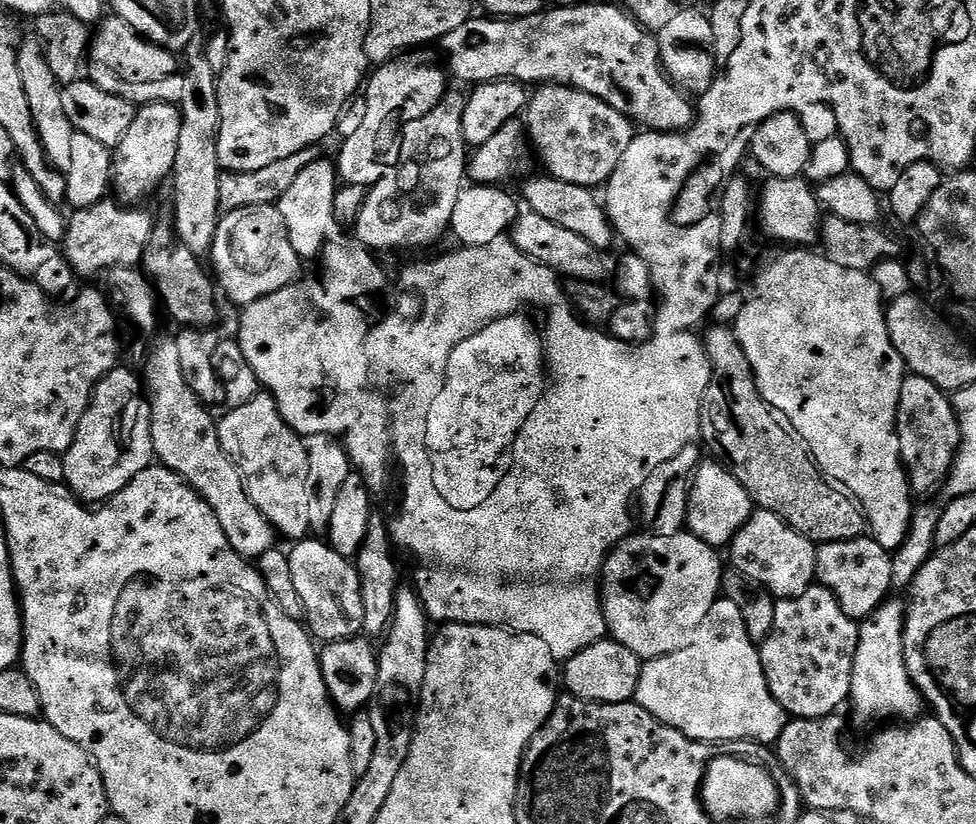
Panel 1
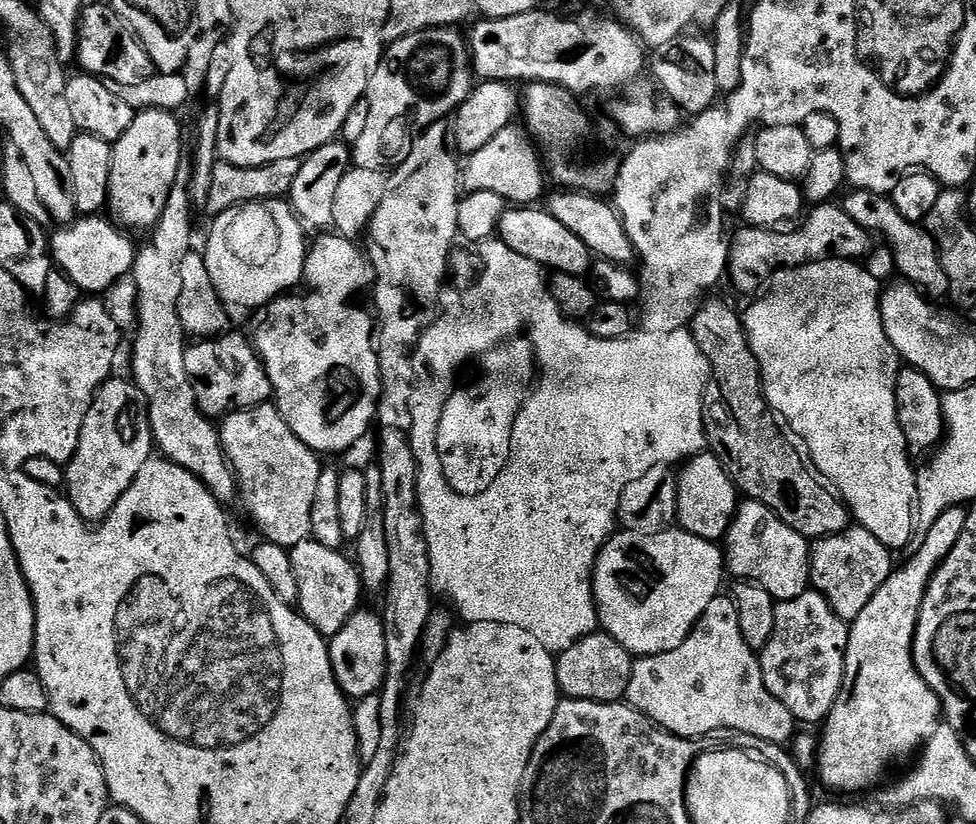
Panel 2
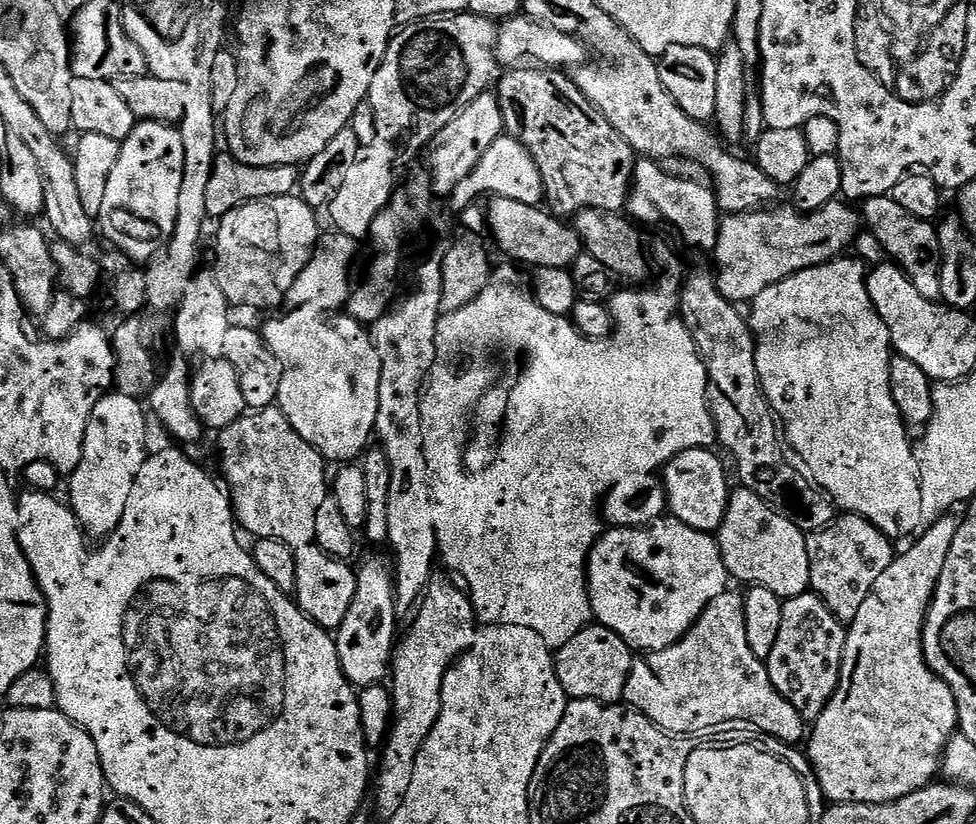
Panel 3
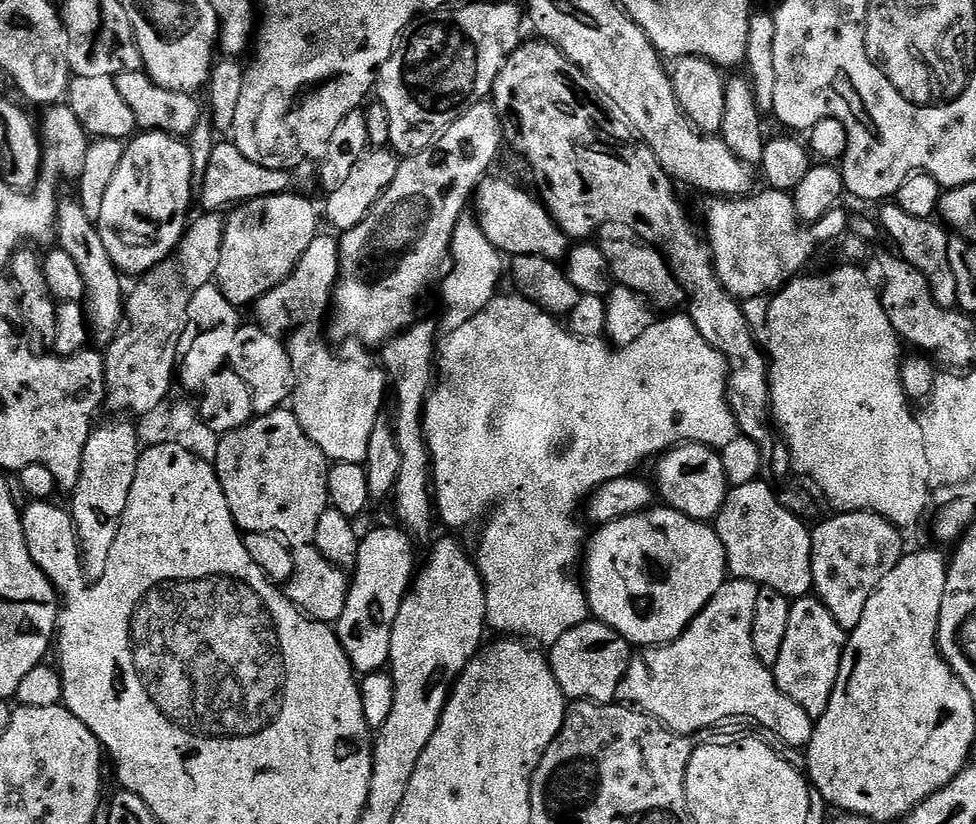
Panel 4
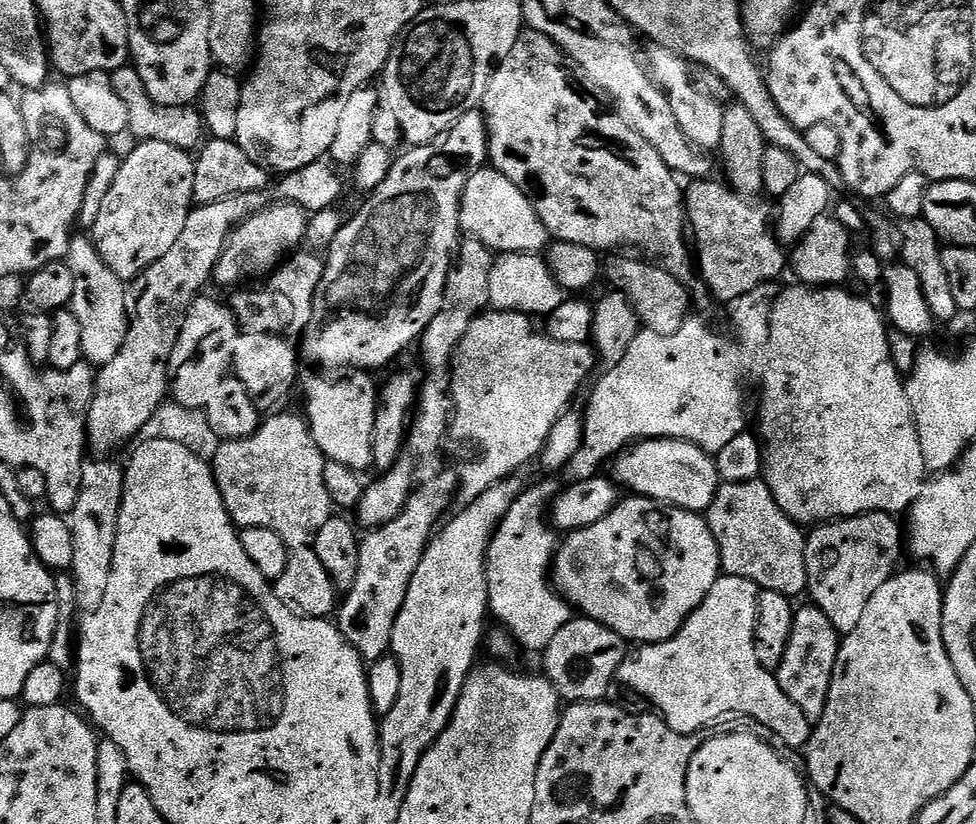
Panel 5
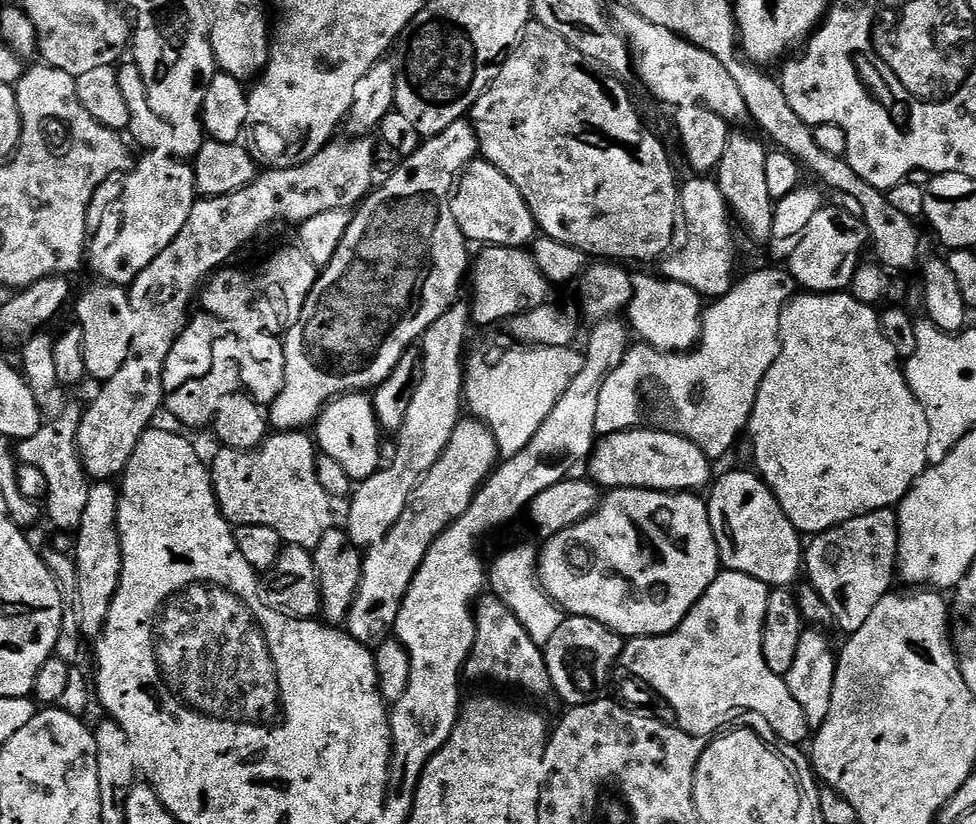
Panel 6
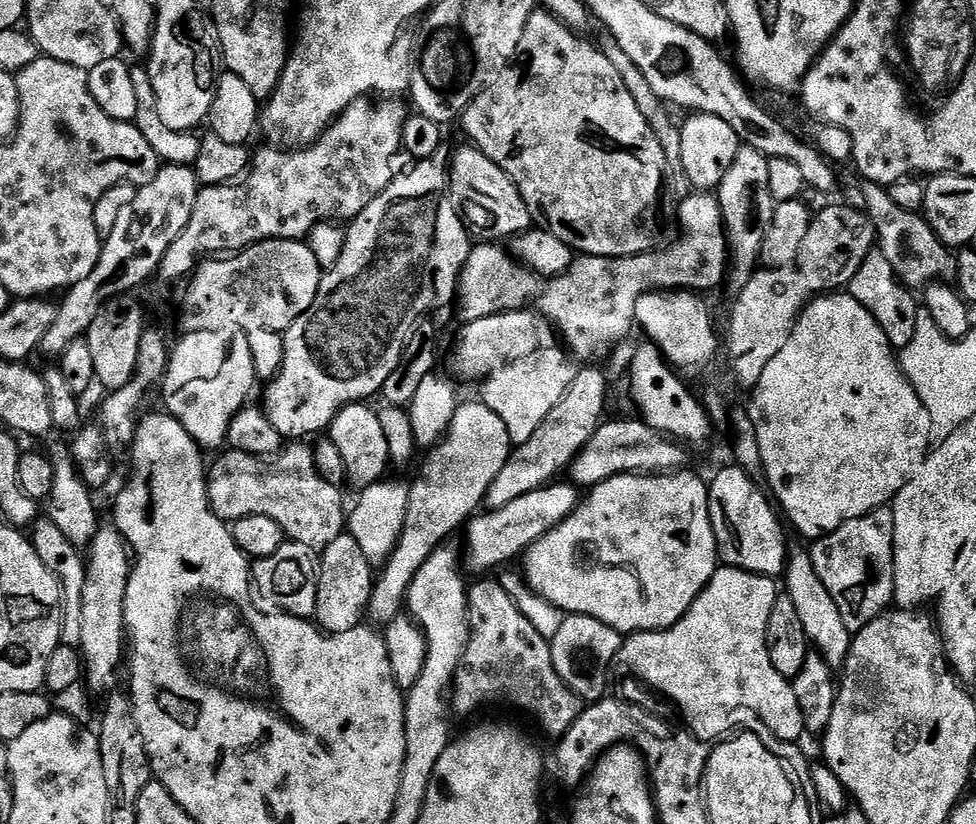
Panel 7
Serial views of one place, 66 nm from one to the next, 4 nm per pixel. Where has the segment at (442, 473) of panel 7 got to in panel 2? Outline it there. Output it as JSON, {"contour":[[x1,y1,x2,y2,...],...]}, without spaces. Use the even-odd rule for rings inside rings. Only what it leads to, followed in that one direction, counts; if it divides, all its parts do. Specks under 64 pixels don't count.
{"contour":[[357,610,338,630,338,634,331,637,328,649,330,662,334,666,334,678,349,701,357,702,367,696,375,696,384,687,384,680,388,677,388,663,386,662,386,630,383,619,372,612]]}

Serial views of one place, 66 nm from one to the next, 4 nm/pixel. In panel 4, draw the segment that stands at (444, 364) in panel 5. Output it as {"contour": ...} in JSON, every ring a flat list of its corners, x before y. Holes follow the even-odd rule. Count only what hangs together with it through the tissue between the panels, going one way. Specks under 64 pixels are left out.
{"contour":[[468,212,461,213,452,234,448,263,438,284,443,312,440,326,445,333,453,332,468,322,497,295,496,284,503,270,504,273,506,270,506,264,503,264,502,260,504,260,503,255,486,238,477,217,471,213,468,215]]}

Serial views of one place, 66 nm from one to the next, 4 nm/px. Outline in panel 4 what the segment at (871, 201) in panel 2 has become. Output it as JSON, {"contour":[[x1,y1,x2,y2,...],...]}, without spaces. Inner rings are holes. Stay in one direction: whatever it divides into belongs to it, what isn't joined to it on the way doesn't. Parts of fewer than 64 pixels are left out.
{"contour":[[884,202,879,205,878,223,885,237,896,243,895,251,906,262,921,271,929,283,933,300,940,308,956,308,956,287,954,272,950,270,950,254,948,253,949,233,943,223,935,219,914,218,914,214,906,214,895,202]]}

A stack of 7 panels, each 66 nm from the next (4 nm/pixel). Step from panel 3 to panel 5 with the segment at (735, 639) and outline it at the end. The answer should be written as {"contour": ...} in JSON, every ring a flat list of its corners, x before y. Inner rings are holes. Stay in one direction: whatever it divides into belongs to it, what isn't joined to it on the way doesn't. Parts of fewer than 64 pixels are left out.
{"contour":[[721,574,710,594,706,594,703,602,688,615,674,636,657,644,641,644,633,656,632,653,625,655,618,673,619,683,629,684,638,695,645,696,656,707,653,709,664,717,664,721,678,730,678,734,696,736,715,720,737,712,740,716,753,716,762,727,769,728,785,749,803,749,812,737,813,721,808,720,806,714,802,714,802,710,790,702,790,698,786,698,775,675,764,668,758,658,756,619,761,591,759,586,746,578]]}

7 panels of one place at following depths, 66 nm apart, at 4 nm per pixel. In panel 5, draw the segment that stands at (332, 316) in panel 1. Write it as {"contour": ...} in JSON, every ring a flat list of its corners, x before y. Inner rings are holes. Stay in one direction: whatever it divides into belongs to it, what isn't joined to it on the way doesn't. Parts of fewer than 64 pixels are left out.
{"contour":[[356,370,348,376,345,380,312,380,308,384,308,412,306,411,307,419,310,421,312,430,312,437,316,445,322,450,322,454,334,462,342,462,342,466,350,466,356,473,363,473,363,468,366,470,372,468,372,439,374,438,374,414,376,413,376,398,378,395,378,384,371,380,369,373,364,370]]}

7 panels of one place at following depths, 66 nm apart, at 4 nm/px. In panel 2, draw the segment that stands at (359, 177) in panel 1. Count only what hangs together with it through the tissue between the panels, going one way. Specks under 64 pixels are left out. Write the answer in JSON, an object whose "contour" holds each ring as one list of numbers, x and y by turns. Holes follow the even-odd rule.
{"contour":[[455,27,427,28,389,43,384,59,370,78,370,86,366,93,366,99,370,104,370,118,368,118,364,133,356,140,352,148,355,167,372,171,399,168,410,154,412,142,417,135,432,124,447,121,466,103,473,89,474,69,470,63,470,44,465,33,463,36]]}

